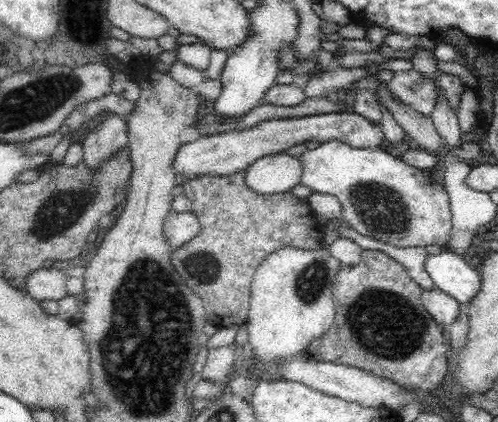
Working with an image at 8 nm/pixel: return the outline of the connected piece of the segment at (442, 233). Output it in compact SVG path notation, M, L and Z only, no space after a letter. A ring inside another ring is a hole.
M339 141L321 143L314 150L306 150L301 156L300 184L310 187L314 193L335 196L341 204L341 219L362 236L368 236L384 244L398 248L447 244L451 230L449 196L442 182L432 180L428 171L420 170L395 158L388 151L373 148L354 148Z

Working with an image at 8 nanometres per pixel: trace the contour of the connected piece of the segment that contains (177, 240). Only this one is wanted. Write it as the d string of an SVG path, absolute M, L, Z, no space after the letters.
M170 211L164 220L163 233L171 249L180 248L199 233L200 224L193 212Z

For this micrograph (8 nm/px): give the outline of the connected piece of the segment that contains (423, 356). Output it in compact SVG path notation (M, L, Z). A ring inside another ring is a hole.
M363 250L360 262L357 265L340 266L338 269L333 284L333 299L336 311L334 324L332 324L326 334L322 334L322 336L310 342L310 346L305 349L306 356L315 362L332 362L345 364L346 366L355 366L364 371L374 373L374 375L382 377L382 379L390 379L390 381L394 381L394 383L402 385L402 387L407 389L416 391L438 390L441 386L442 378L446 376L446 344L444 344L442 329L436 324L433 316L430 316L430 313L422 304L422 290L423 288L411 279L408 271L397 260L394 260L391 256L388 256L385 252L380 250Z

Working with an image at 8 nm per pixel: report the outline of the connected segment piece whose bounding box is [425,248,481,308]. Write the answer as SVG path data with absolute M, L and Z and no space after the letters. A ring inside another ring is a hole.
M448 248L439 254L428 254L425 267L435 286L455 298L463 308L480 290L479 269L470 267L463 257L450 253Z

